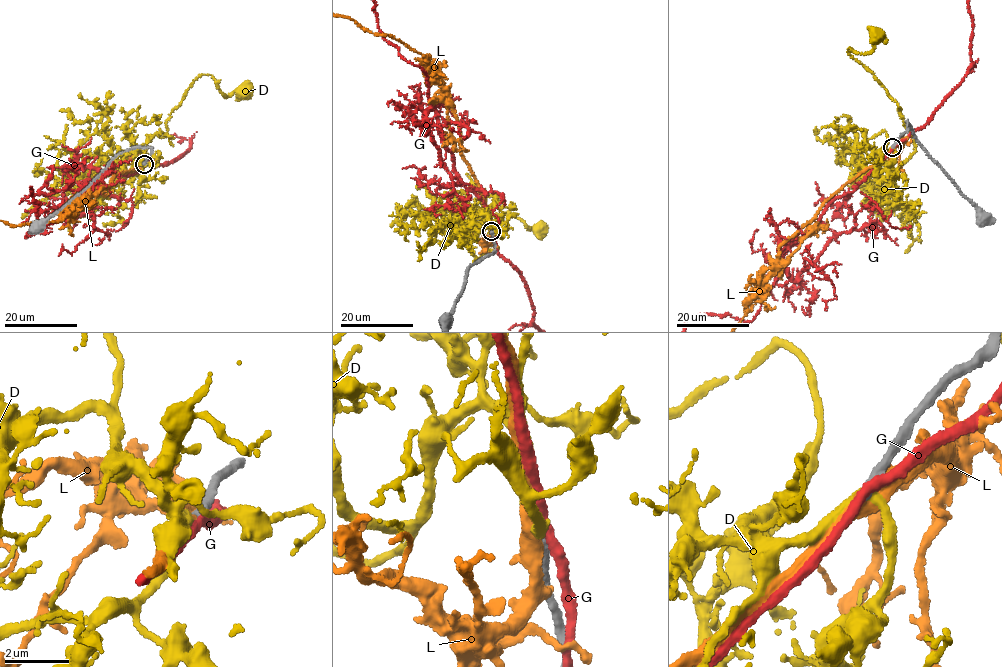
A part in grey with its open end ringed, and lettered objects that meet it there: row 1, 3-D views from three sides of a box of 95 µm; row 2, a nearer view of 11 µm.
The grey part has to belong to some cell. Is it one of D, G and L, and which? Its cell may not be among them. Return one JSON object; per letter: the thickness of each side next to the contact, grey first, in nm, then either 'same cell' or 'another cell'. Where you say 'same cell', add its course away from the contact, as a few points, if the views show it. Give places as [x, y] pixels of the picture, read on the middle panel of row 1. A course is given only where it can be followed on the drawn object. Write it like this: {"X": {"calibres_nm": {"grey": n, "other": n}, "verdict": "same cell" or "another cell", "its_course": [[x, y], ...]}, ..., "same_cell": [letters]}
{"D": {"calibres_nm": {"grey": 300, "other": 320}, "verdict": "another cell"}, "G": {"calibres_nm": {"grey": 320, "other": 280}, "verdict": "another cell"}, "L": {"calibres_nm": {"grey": 280, "other": 480}, "verdict": "same cell"}, "same_cell": ["L"]}

